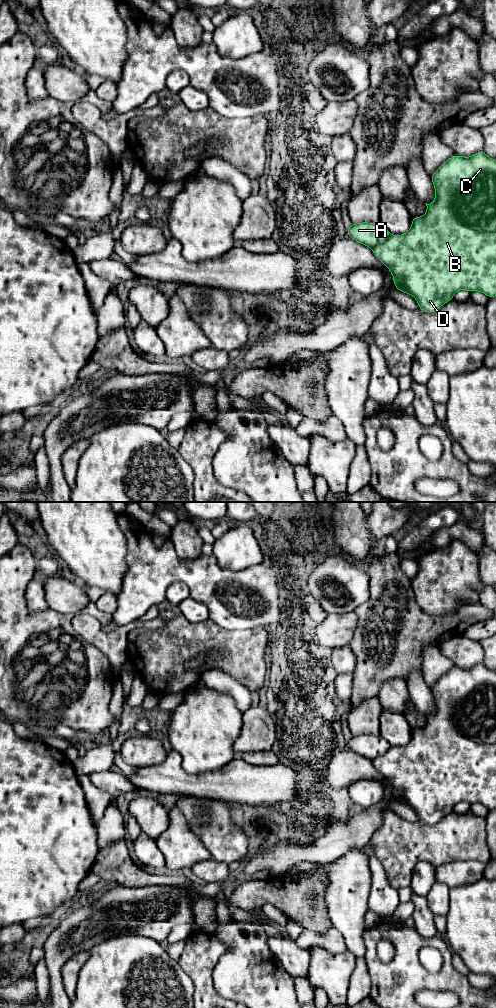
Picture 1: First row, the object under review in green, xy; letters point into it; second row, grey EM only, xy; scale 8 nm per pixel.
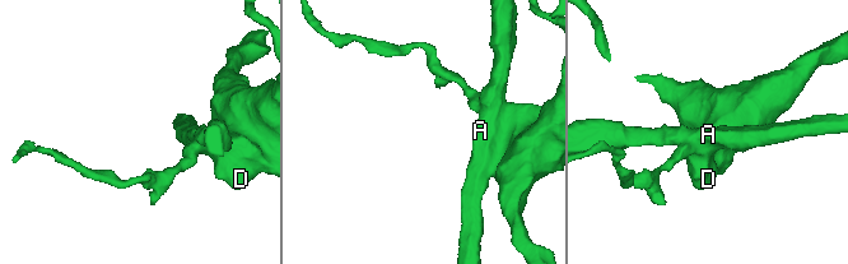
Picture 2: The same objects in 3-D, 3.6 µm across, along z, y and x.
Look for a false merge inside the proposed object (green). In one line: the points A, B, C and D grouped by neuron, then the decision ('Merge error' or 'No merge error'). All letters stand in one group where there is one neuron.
Groups: A / B C D. Merge error

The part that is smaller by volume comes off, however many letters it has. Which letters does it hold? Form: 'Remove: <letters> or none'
Remove: A

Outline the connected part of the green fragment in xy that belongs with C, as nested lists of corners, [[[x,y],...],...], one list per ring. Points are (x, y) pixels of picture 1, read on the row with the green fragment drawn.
[[[484,151],[475,153],[470,157],[459,155],[451,156],[431,175],[431,180],[435,188],[435,201],[425,203],[427,211],[422,217],[413,217],[410,230],[401,235],[390,235],[390,237],[382,244],[372,249],[373,254],[378,260],[387,266],[393,275],[393,283],[401,292],[413,296],[418,305],[419,310],[427,313],[433,313],[439,310],[441,306],[453,299],[454,294],[465,289],[474,292],[480,291],[489,298],[496,296],[496,160],[487,156]]]

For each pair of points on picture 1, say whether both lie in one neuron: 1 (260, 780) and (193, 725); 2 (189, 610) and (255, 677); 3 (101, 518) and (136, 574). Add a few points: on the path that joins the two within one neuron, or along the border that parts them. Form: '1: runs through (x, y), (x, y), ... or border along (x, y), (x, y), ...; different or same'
1: border along (235, 757), (213, 771); different
2: border along (180, 608), (191, 622), (208, 619); different
3: border along (124, 534), (127, 555), (126, 572), (122, 580); different

